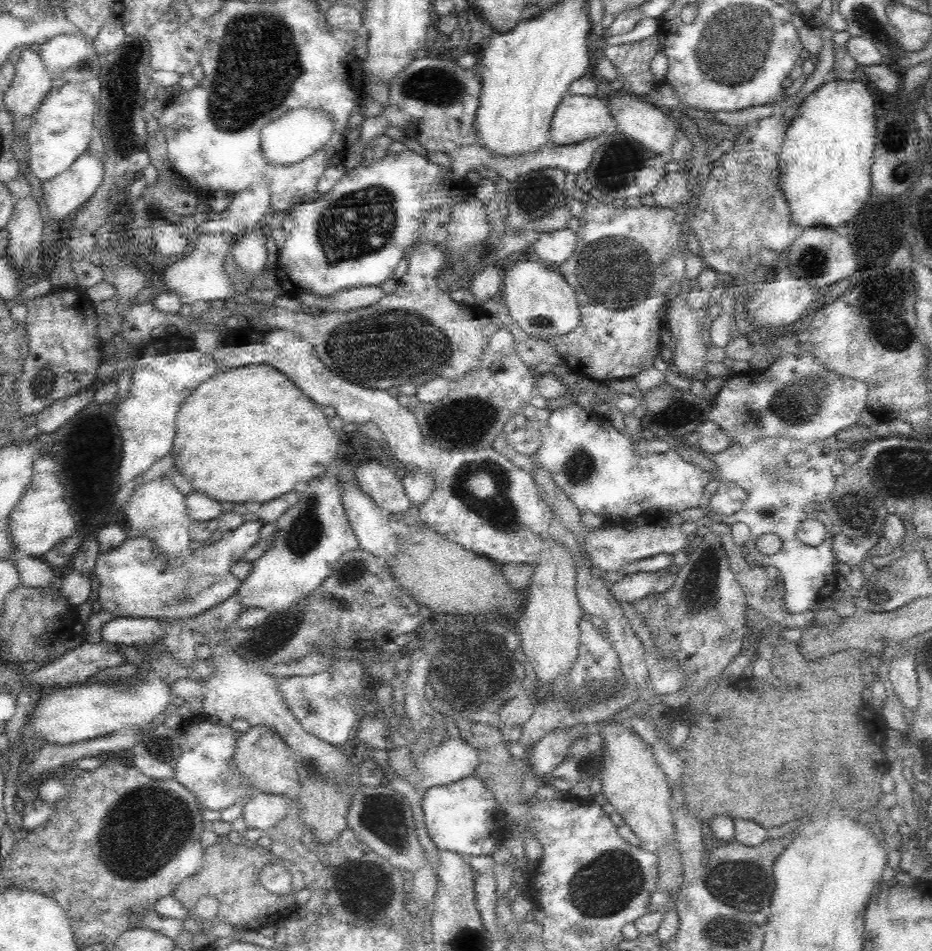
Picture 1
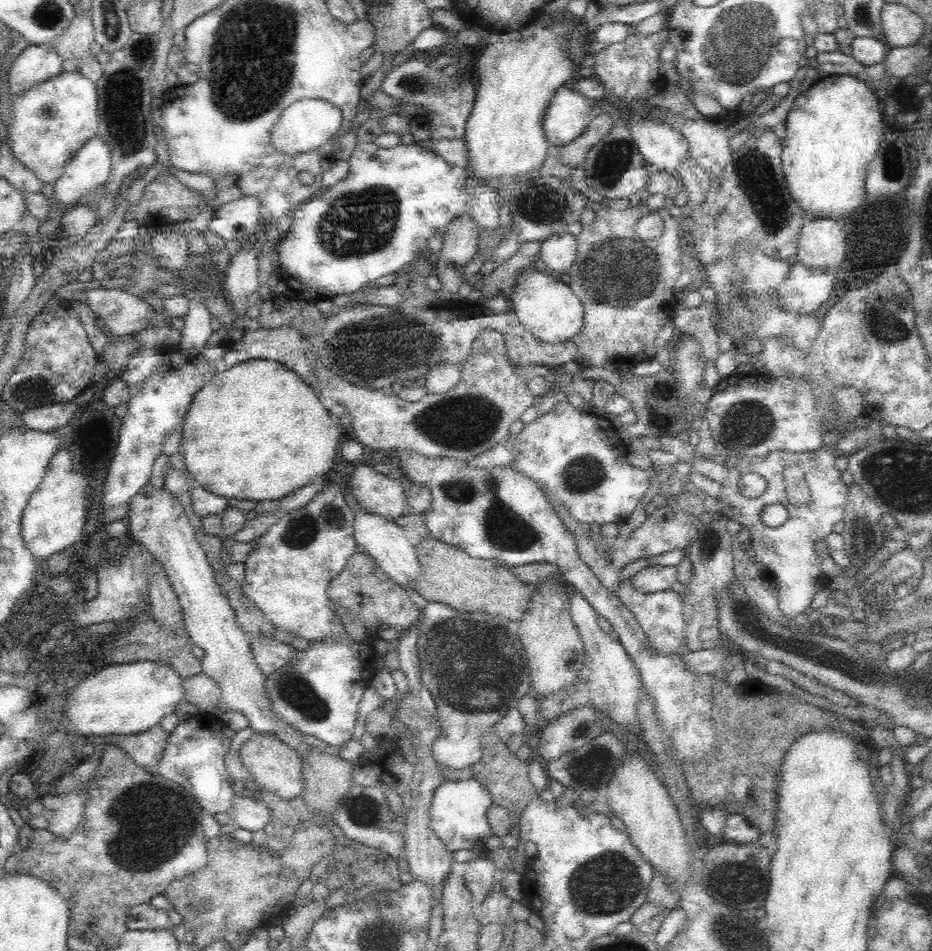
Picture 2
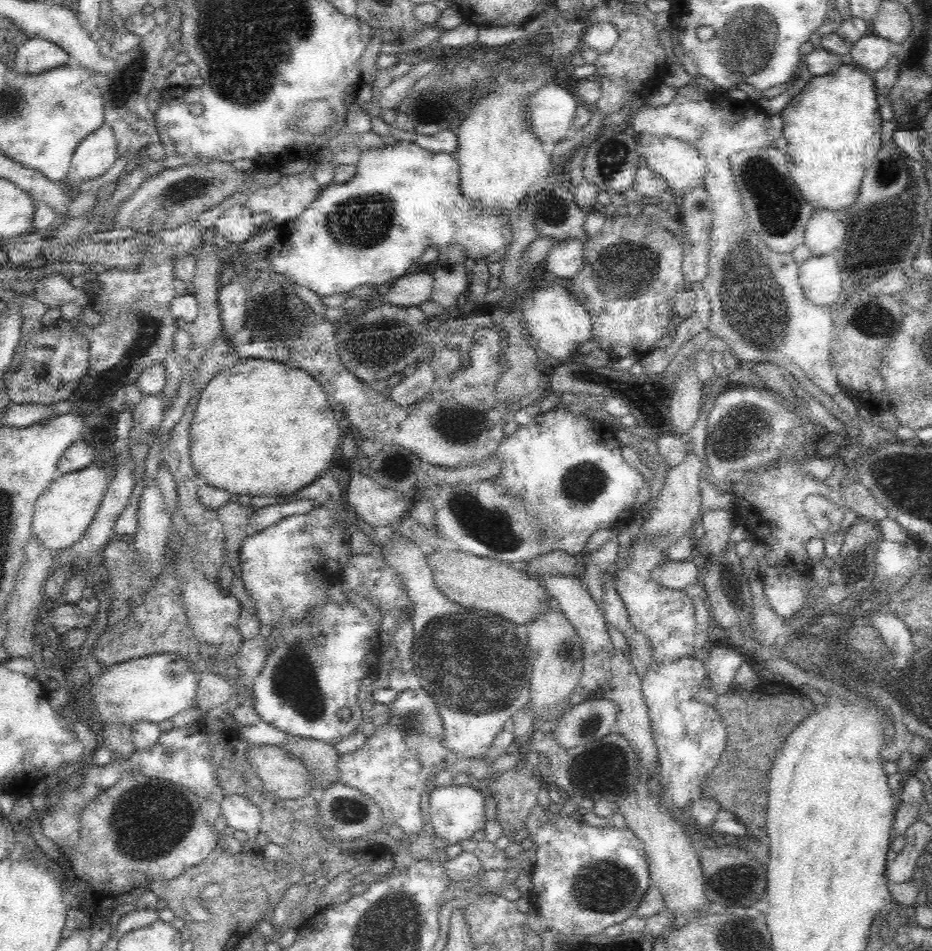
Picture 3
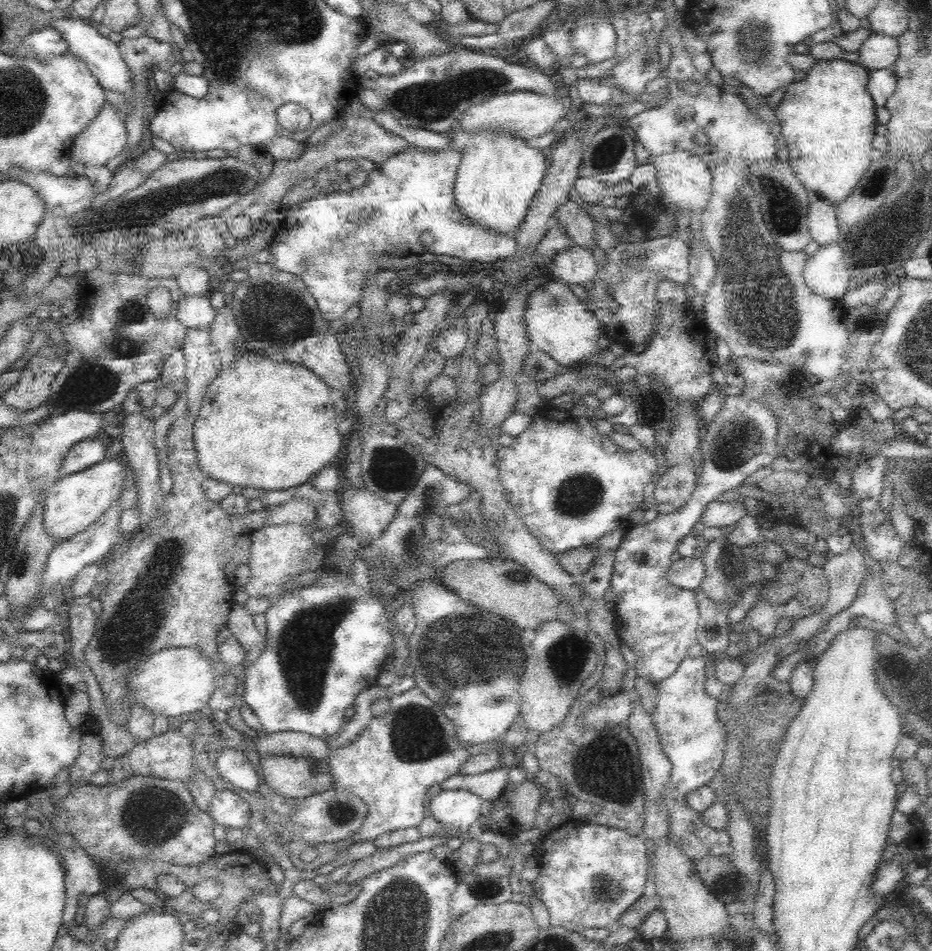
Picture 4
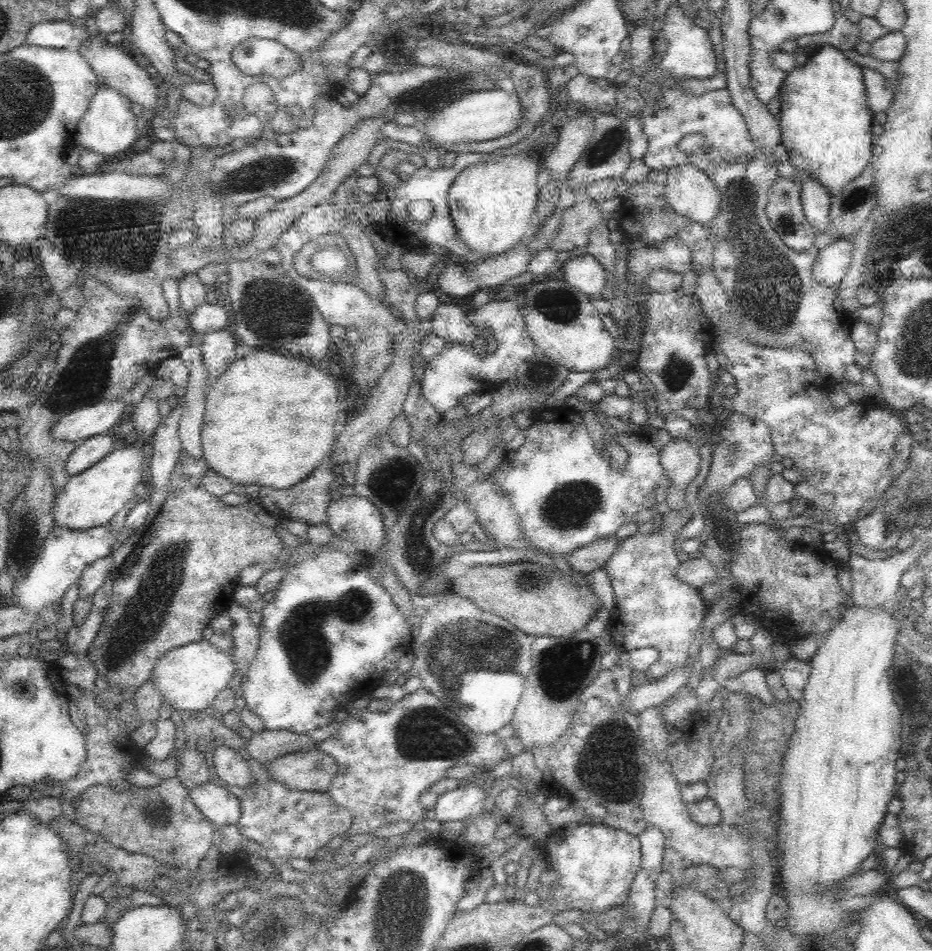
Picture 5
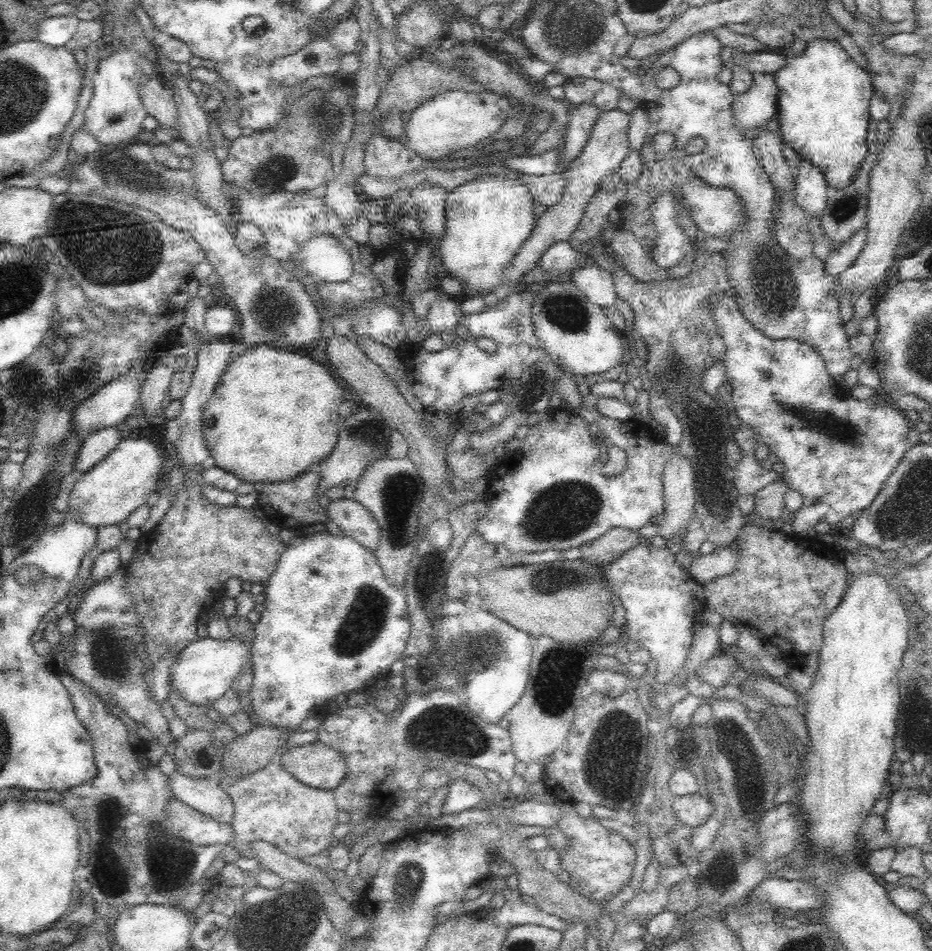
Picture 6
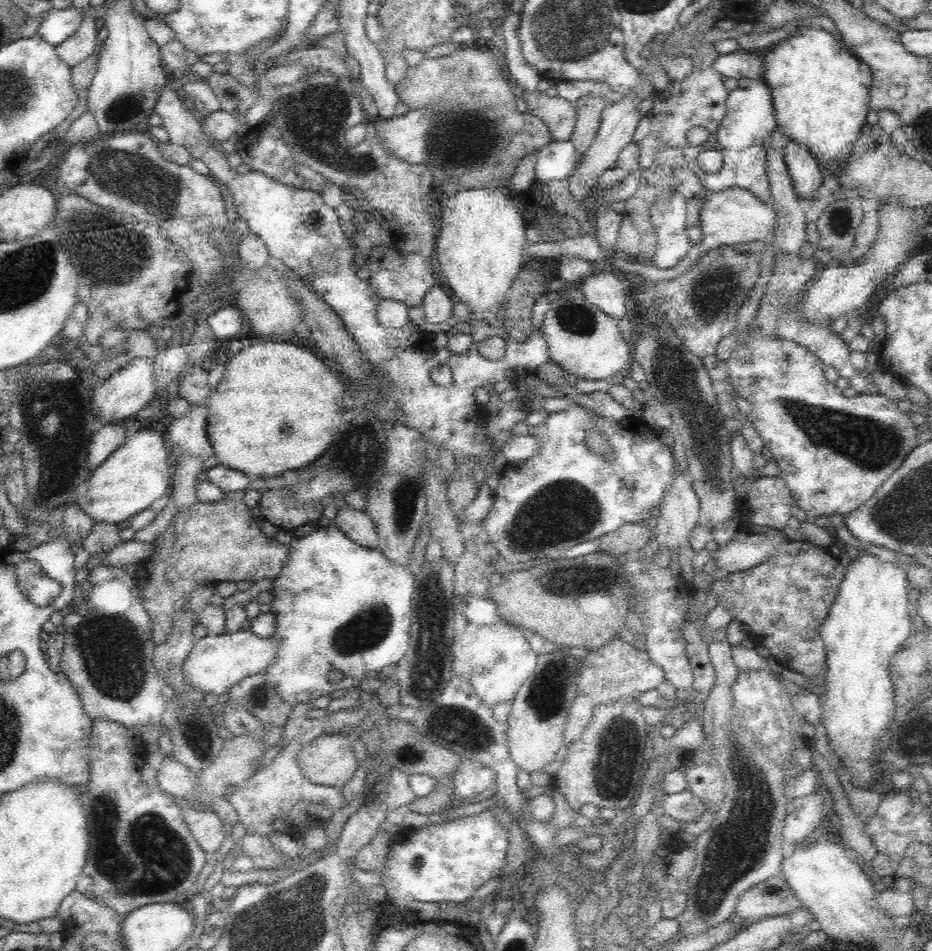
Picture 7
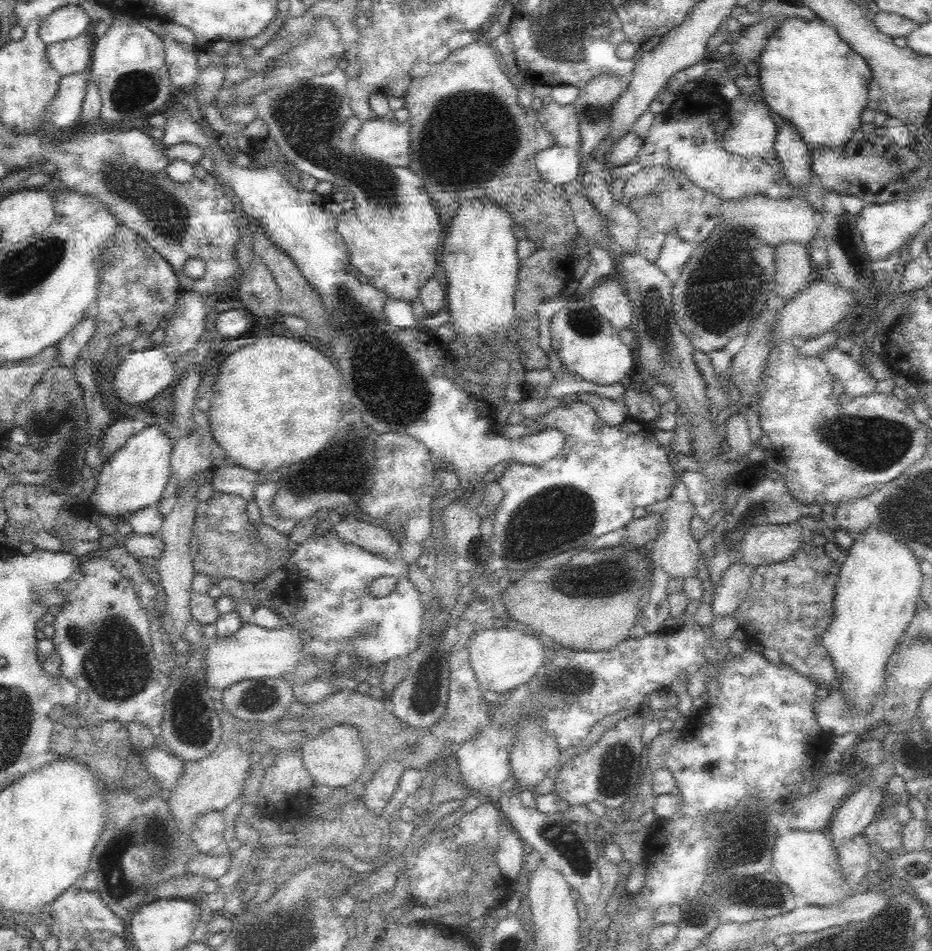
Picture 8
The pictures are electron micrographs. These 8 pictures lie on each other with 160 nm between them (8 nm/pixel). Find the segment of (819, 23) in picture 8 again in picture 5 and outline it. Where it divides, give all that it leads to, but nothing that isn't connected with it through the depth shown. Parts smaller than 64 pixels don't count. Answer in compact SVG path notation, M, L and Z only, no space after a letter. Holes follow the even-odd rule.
M822 46L802 67L787 73L777 96L782 110L779 120L780 142L787 148L789 162L806 180L801 201L808 226L814 227L817 234L830 234L831 195L839 193L851 180L864 172L872 156L873 117L867 99L863 67L840 50Z

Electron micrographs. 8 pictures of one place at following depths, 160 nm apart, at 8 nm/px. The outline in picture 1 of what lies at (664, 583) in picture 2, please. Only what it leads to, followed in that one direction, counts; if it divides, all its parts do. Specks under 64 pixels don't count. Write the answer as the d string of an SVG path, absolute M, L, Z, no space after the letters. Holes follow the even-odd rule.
M633 572L624 574L612 583L611 594L617 602L634 604L642 598L655 594L658 574L655 572Z

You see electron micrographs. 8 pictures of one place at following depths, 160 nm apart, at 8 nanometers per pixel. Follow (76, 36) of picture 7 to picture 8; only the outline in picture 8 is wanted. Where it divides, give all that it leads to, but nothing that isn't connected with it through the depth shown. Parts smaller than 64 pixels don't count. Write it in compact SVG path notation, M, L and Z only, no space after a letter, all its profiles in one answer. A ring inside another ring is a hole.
M85 32L80 37L48 45L50 64L59 76L68 76L86 70L92 60L92 42Z

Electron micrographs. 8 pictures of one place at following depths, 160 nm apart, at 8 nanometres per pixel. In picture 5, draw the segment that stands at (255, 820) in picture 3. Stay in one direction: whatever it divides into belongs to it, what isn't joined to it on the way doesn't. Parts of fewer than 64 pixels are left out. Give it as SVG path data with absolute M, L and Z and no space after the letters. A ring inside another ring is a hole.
M206 783L189 789L189 795L198 810L215 829L236 825L241 813L241 798L229 791L223 783Z

